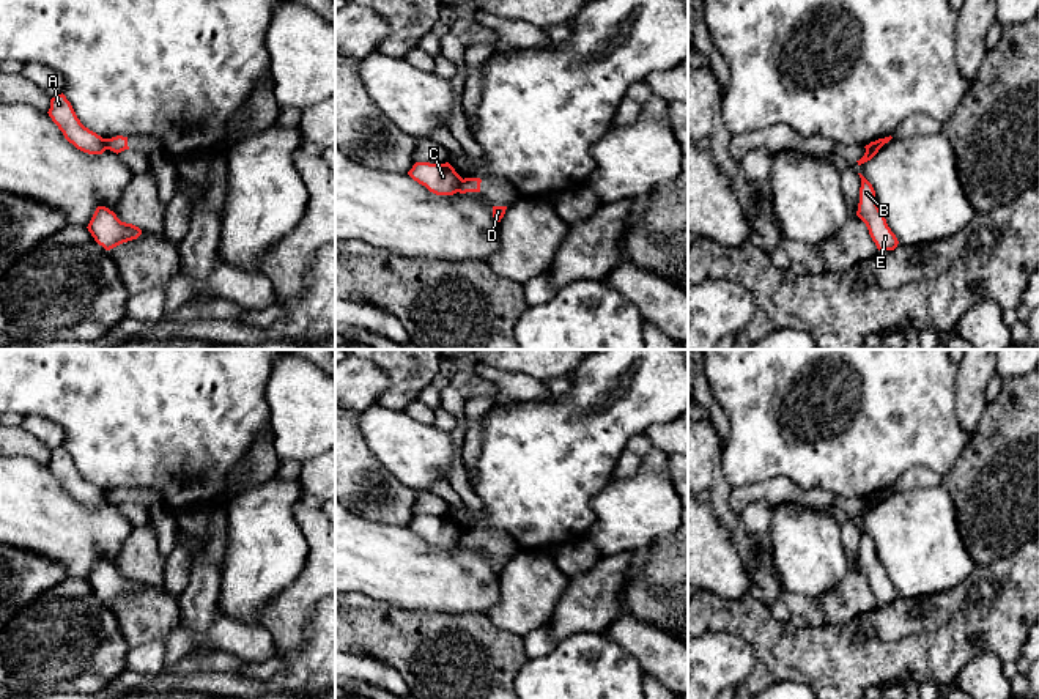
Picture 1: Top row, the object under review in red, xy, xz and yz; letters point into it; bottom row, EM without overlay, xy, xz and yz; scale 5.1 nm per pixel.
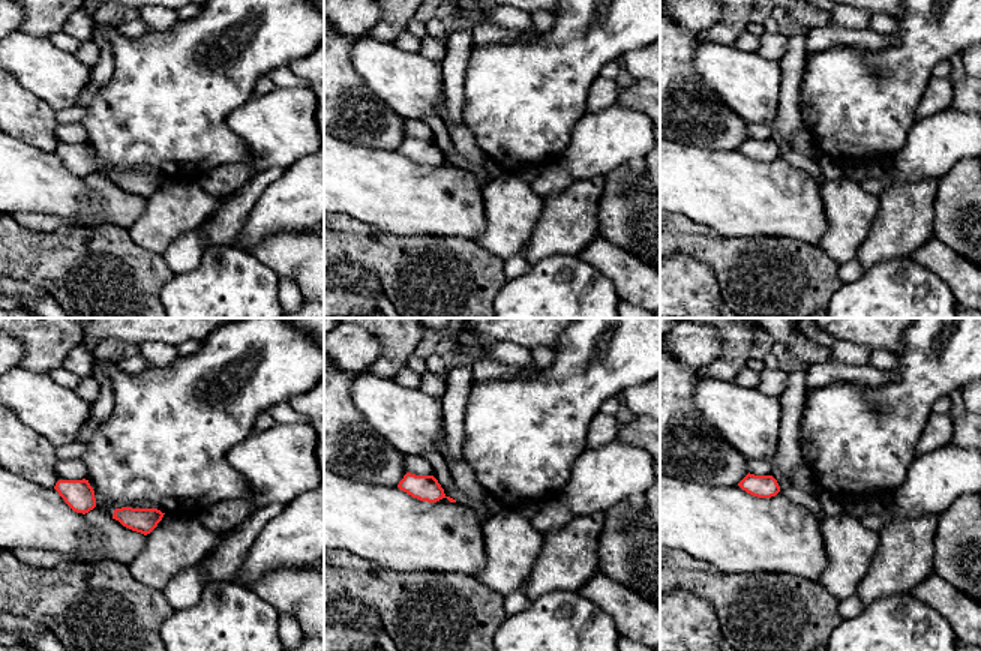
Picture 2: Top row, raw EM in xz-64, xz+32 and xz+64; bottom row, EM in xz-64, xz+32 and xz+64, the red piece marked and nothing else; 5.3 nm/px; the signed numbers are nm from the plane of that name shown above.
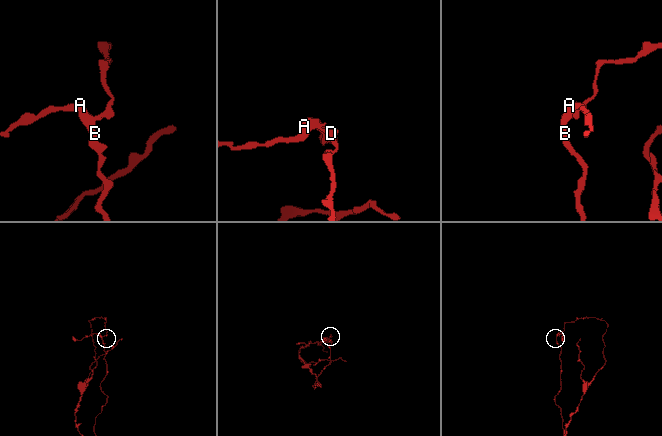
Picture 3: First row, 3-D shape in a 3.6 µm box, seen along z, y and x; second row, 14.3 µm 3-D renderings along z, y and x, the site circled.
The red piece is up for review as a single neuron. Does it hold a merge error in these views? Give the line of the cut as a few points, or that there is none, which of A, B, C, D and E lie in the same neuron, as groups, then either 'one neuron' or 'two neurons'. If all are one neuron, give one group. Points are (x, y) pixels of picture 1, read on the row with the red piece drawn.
cut xz (463, 180), (457, 191); groups A B C E / D; two neurons

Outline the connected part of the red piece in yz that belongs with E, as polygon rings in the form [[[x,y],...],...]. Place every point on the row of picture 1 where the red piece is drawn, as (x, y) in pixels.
[[[861,173],[858,175],[861,178],[861,187],[856,216],[866,224],[878,250],[894,250],[899,241],[877,205],[875,190]]]

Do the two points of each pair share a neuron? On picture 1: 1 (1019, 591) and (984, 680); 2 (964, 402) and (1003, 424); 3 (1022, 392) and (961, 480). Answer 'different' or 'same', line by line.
1: different
2: different
3: same

